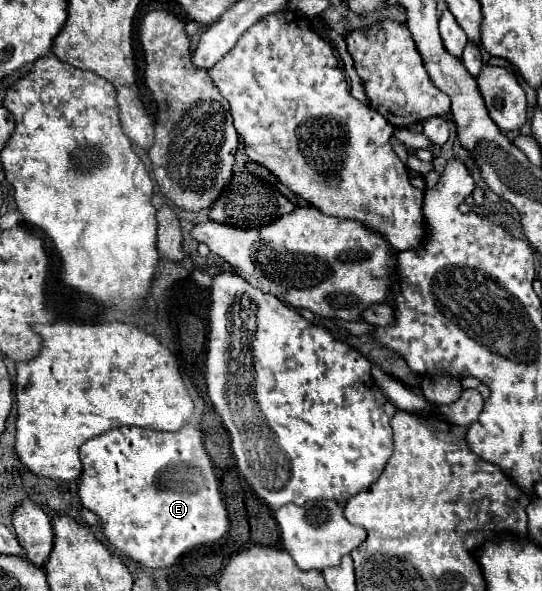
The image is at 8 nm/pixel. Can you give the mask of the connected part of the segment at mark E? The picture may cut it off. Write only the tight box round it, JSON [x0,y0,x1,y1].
[78,425,230,569]

